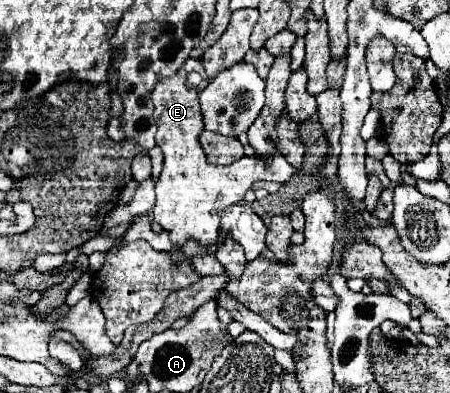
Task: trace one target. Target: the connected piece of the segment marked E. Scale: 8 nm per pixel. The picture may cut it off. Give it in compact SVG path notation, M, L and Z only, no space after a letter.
M188 58L174 76L160 80L152 92L152 102L156 106L154 118L158 126L156 144L164 152L164 168L156 182L156 204L152 208L152 216L154 222L170 232L174 244L184 244L186 238L196 238L200 244L214 248L214 242L218 240L218 216L222 208L242 202L246 190L250 190L256 180L290 180L294 168L278 152L272 164L258 160L258 156L244 156L238 160L238 164L230 166L208 164L198 140L200 132L204 130L198 96L208 86L208 82L210 78L204 72L202 62L198 58Z

